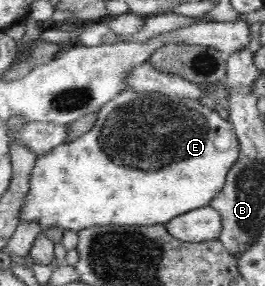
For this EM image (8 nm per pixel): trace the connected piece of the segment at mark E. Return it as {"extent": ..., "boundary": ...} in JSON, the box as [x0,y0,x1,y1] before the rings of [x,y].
{"extent":[19,91,241,232],"boundary":[[[125,91],[102,106],[97,114],[96,122],[89,132],[75,138],[69,144],[61,144],[57,148],[53,148],[43,158],[38,158],[38,162],[31,173],[29,194],[26,196],[25,206],[21,210],[19,224],[20,222],[36,222],[38,220],[42,231],[51,228],[51,226],[60,225],[64,231],[71,229],[77,232],[81,228],[87,228],[87,226],[91,225],[151,226],[166,223],[180,214],[209,205],[211,200],[225,186],[229,170],[241,157],[241,146],[234,124],[228,118],[222,117],[219,110],[208,108],[208,106],[201,104],[200,100],[193,100],[192,98],[181,98],[174,95],[166,96],[157,92],[137,93],[136,91]]]}

